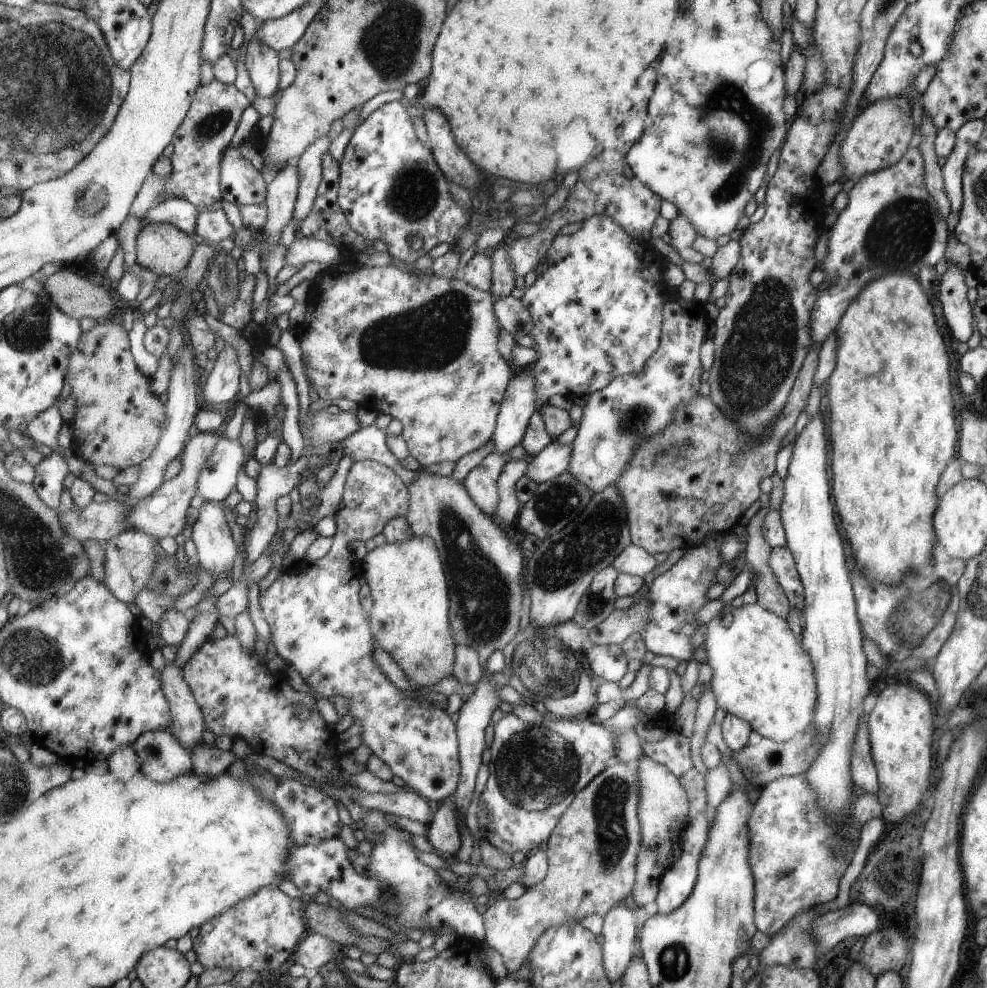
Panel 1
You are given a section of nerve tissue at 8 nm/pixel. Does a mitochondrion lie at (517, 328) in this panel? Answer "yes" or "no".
no

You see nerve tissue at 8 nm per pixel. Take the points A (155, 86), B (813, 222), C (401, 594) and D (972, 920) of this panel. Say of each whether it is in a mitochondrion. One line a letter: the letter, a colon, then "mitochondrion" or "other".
A: other
B: other
C: other
D: other

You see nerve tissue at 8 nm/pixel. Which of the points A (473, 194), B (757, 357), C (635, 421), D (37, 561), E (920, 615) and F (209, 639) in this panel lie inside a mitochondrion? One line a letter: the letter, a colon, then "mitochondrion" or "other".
A: other
B: mitochondrion
C: mitochondrion
D: mitochondrion
E: mitochondrion
F: other

